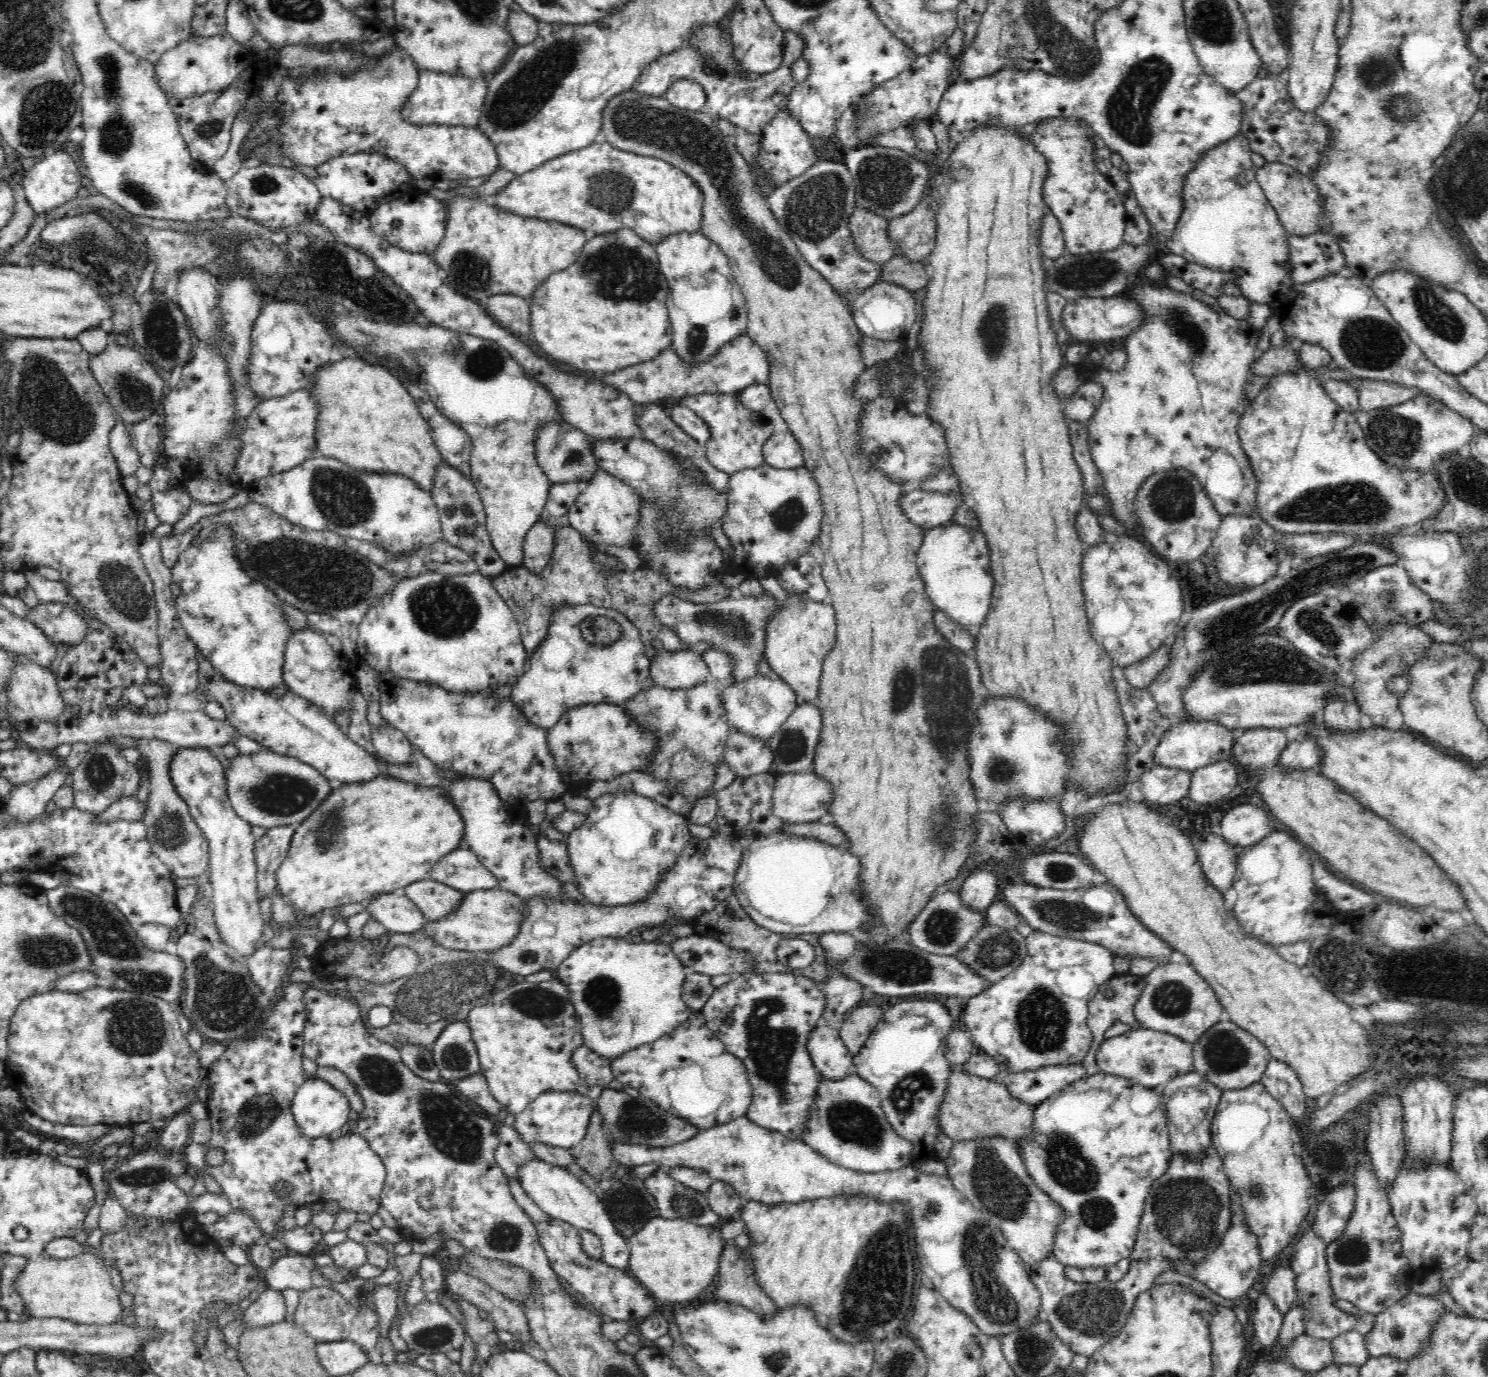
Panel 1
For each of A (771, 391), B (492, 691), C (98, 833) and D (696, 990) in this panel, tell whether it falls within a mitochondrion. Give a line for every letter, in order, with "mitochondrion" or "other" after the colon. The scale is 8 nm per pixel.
A: other
B: other
C: other
D: mitochondrion

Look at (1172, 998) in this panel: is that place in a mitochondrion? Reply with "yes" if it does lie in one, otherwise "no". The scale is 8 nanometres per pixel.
yes

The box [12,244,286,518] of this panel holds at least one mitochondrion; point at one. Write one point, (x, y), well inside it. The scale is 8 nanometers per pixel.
(62, 415)

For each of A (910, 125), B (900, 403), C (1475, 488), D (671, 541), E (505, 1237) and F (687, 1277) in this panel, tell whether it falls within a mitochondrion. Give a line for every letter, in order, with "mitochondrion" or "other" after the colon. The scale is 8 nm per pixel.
A: other
B: other
C: mitochondrion
D: other
E: mitochondrion
F: other

